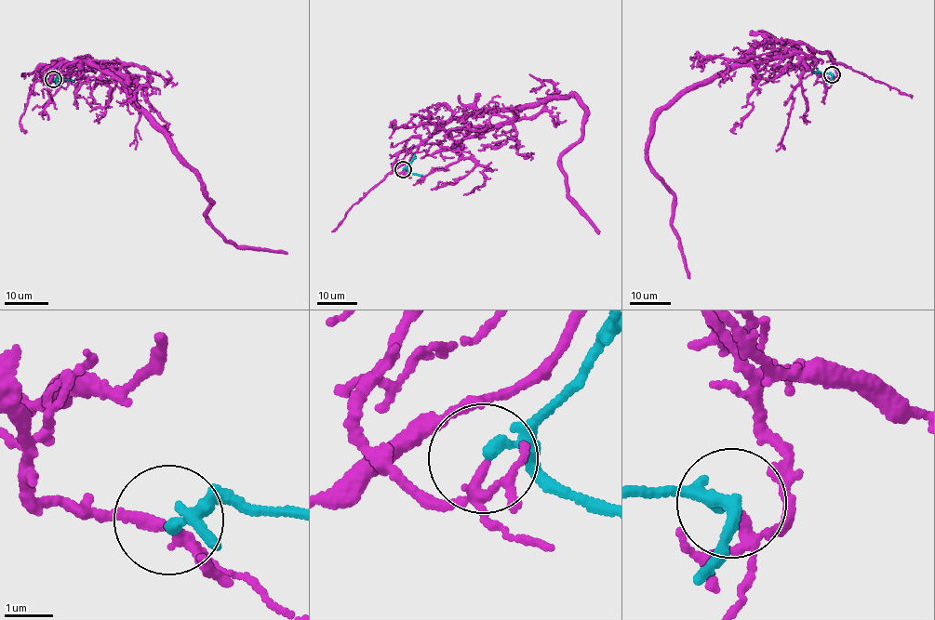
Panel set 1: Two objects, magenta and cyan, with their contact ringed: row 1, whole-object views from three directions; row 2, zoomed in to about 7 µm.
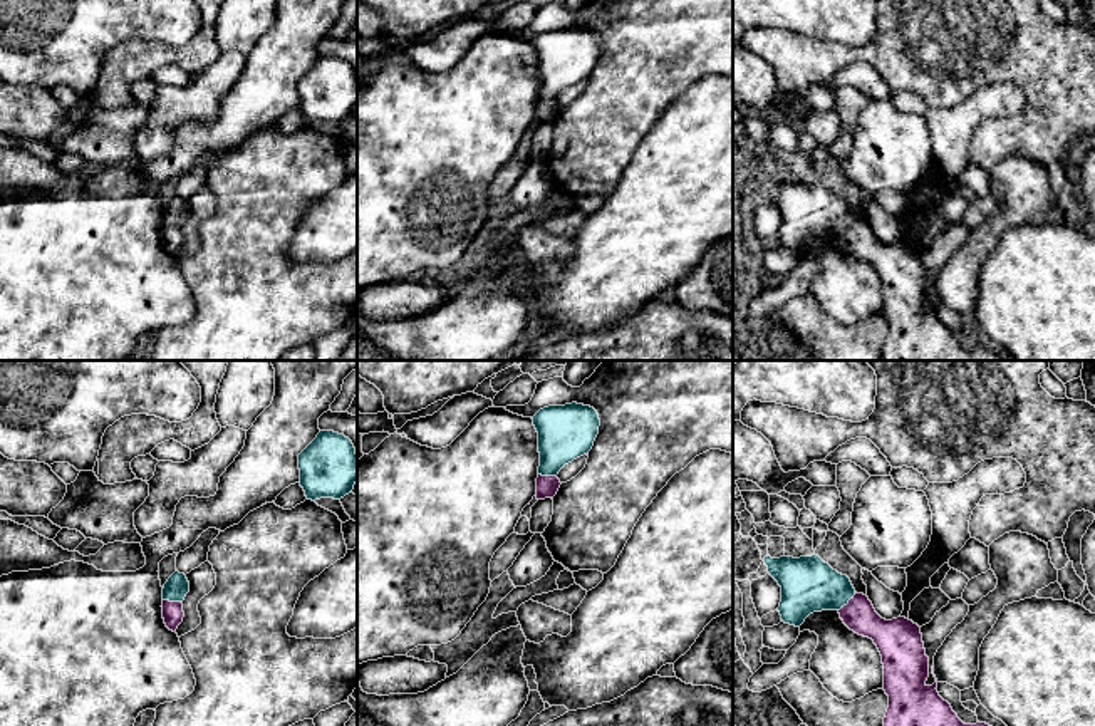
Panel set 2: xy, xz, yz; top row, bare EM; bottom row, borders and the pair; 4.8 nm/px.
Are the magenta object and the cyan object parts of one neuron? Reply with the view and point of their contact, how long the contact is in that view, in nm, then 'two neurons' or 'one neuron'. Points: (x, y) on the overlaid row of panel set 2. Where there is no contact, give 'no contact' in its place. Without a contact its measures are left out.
yz (849, 602) | 130 nm | one neuron

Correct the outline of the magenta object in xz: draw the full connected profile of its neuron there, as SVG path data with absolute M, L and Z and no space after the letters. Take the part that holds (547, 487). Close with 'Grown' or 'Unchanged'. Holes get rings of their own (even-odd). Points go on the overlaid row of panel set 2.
M584 404L548 406L533 417L538 433L540 466L537 500L553 498L560 488L558 471L573 459L589 454L599 434L600 419Z. Grown

